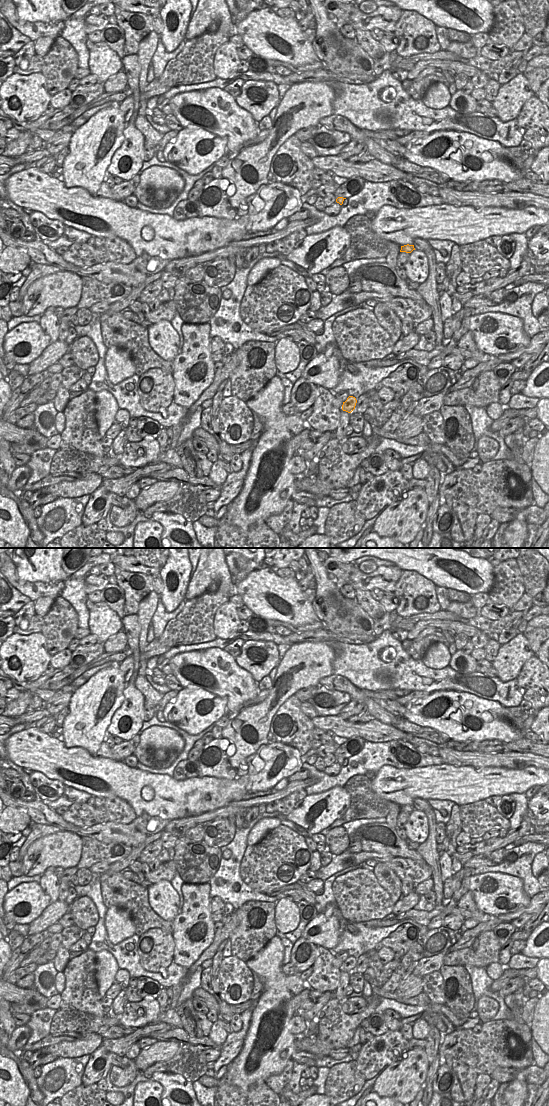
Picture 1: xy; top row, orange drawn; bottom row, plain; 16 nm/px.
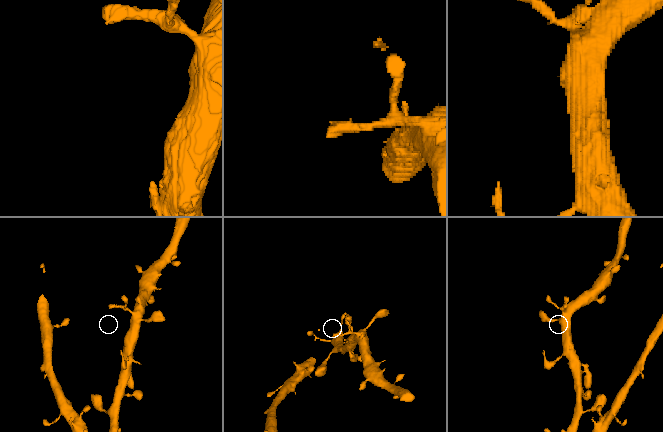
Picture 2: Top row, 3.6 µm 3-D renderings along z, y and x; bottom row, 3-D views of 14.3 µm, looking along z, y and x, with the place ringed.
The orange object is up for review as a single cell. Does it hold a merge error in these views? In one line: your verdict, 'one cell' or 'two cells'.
one cell

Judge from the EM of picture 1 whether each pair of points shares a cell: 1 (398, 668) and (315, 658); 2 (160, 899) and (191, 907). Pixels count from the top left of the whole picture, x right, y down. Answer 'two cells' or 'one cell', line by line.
1: two cells
2: two cells

